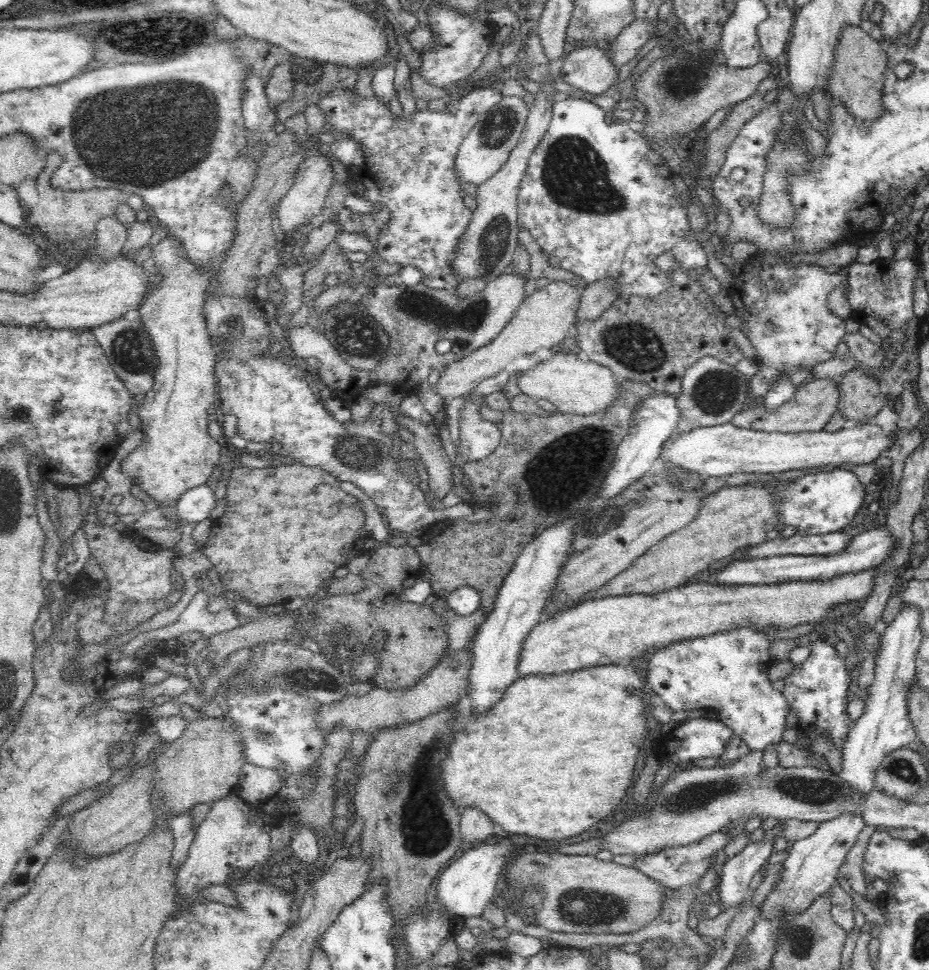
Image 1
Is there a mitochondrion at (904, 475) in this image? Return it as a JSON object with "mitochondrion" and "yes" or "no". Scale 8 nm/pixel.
{"mitochondrion":"no"}

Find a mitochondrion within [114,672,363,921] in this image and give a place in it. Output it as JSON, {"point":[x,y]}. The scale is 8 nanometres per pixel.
{"point":[266,736]}

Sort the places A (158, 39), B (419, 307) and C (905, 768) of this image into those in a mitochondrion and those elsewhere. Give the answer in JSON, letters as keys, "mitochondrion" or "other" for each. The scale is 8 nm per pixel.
{"A":"mitochondrion","B":"mitochondrion","C":"mitochondrion"}

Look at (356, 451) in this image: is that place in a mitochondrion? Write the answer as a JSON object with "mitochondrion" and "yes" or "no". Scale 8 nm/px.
{"mitochondrion":"yes"}

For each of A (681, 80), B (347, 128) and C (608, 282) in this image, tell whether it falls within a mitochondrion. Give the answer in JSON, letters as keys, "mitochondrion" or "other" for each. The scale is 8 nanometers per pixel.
{"A":"mitochondrion","B":"mitochondrion","C":"other"}

